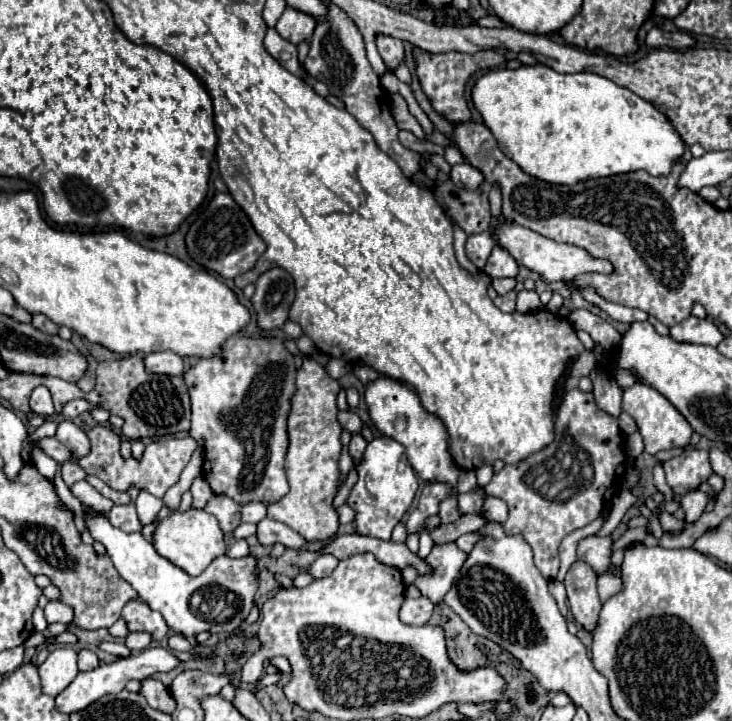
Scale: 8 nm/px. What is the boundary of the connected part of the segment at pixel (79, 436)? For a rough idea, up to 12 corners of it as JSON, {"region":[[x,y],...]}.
{"region":[[71,420],[59,422],[55,438],[77,458],[87,454],[89,438]]}

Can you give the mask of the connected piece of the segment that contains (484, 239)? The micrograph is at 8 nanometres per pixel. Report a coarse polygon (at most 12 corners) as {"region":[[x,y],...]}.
{"region":[[489,232],[467,238],[467,258],[481,270],[495,246]]}

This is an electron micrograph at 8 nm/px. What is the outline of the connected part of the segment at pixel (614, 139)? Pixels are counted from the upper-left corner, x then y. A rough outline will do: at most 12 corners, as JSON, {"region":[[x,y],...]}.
{"region":[[495,68],[471,98],[551,184],[669,174],[685,142],[591,72]]}

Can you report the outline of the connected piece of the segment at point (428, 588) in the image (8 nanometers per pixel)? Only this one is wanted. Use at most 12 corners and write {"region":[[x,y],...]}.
{"region":[[443,574],[417,576],[413,582],[433,604],[451,588]]}

